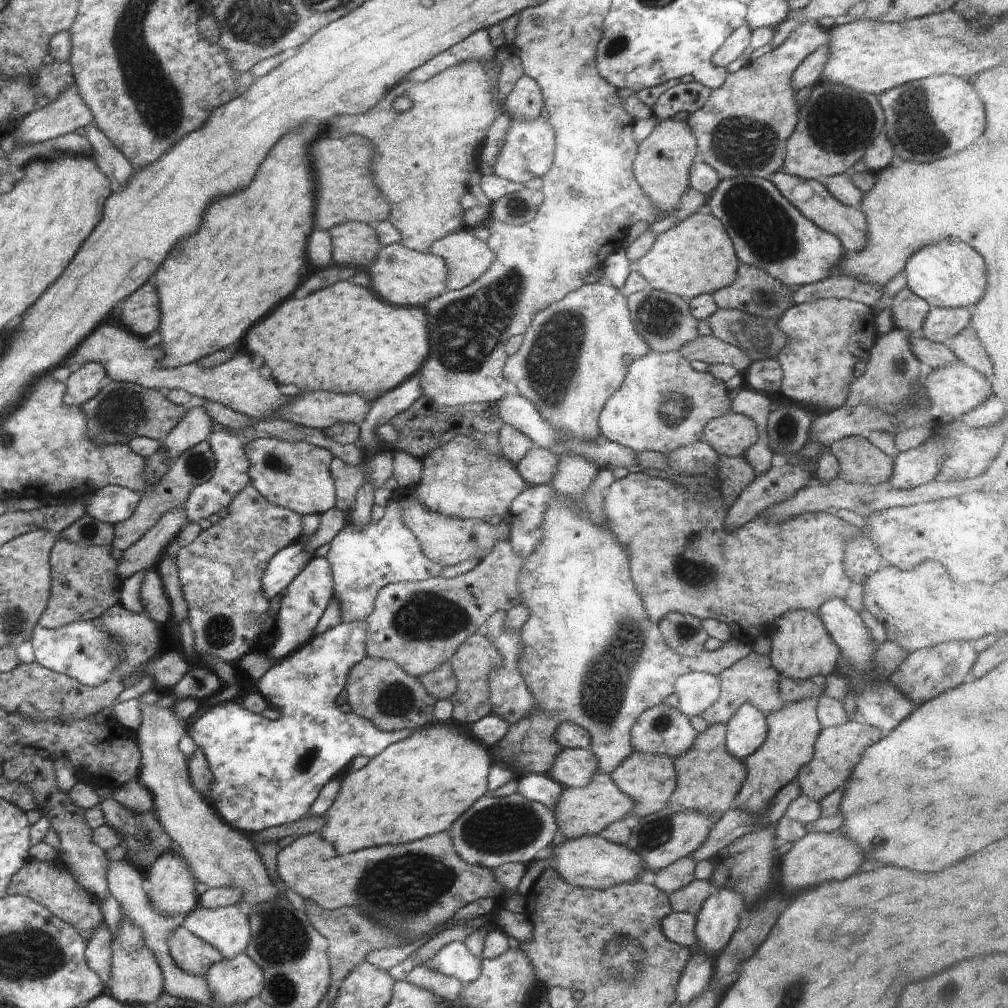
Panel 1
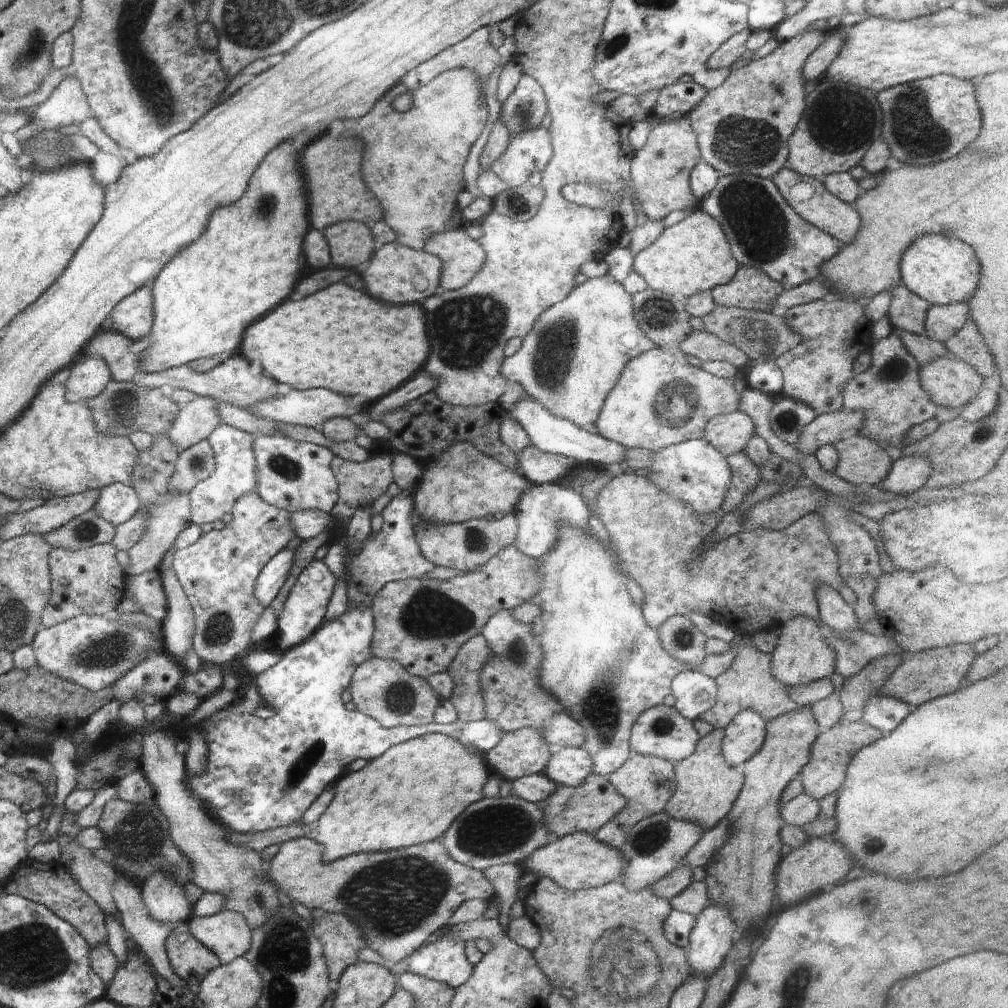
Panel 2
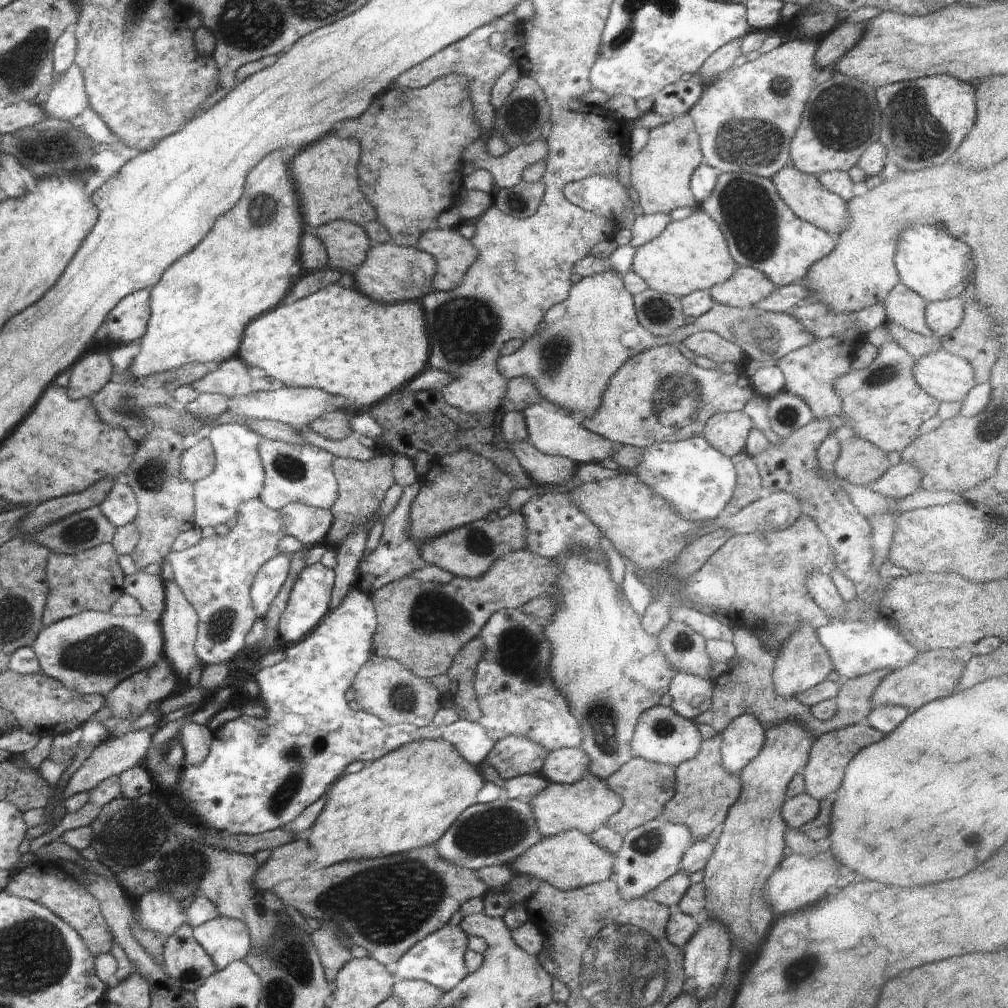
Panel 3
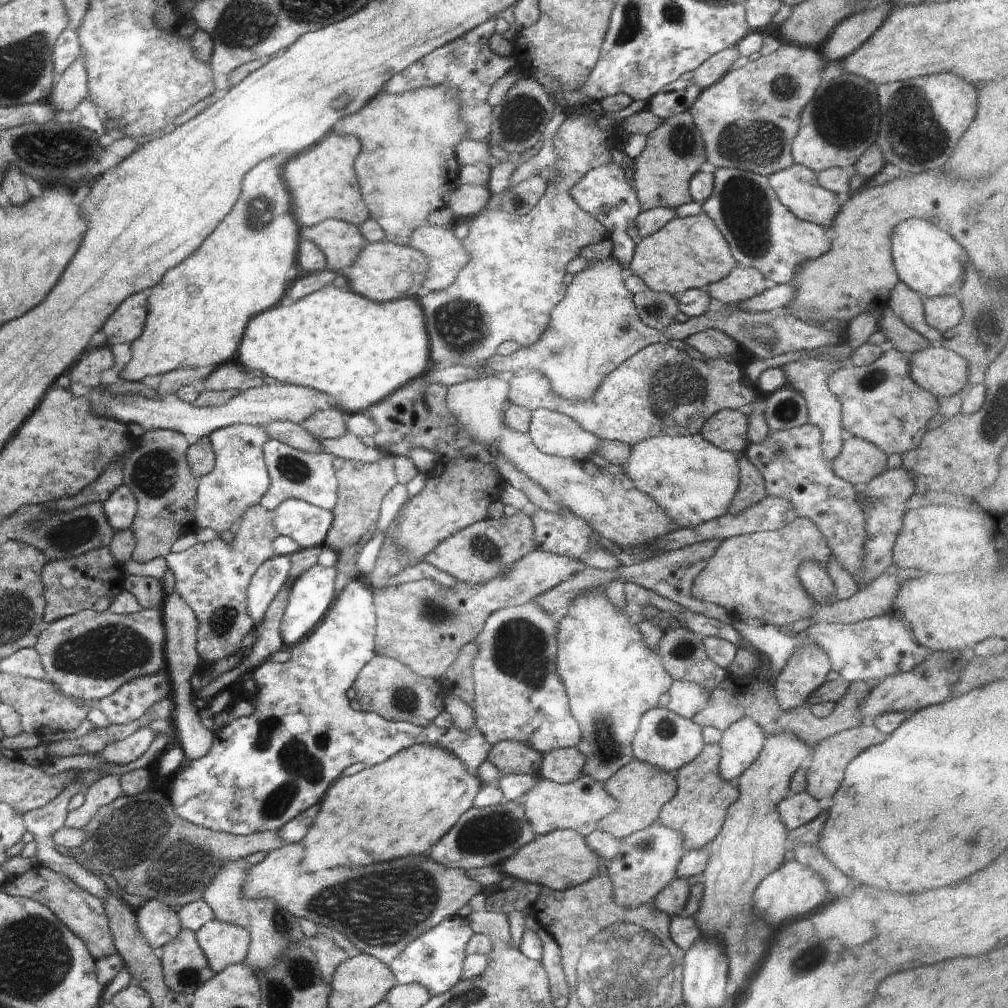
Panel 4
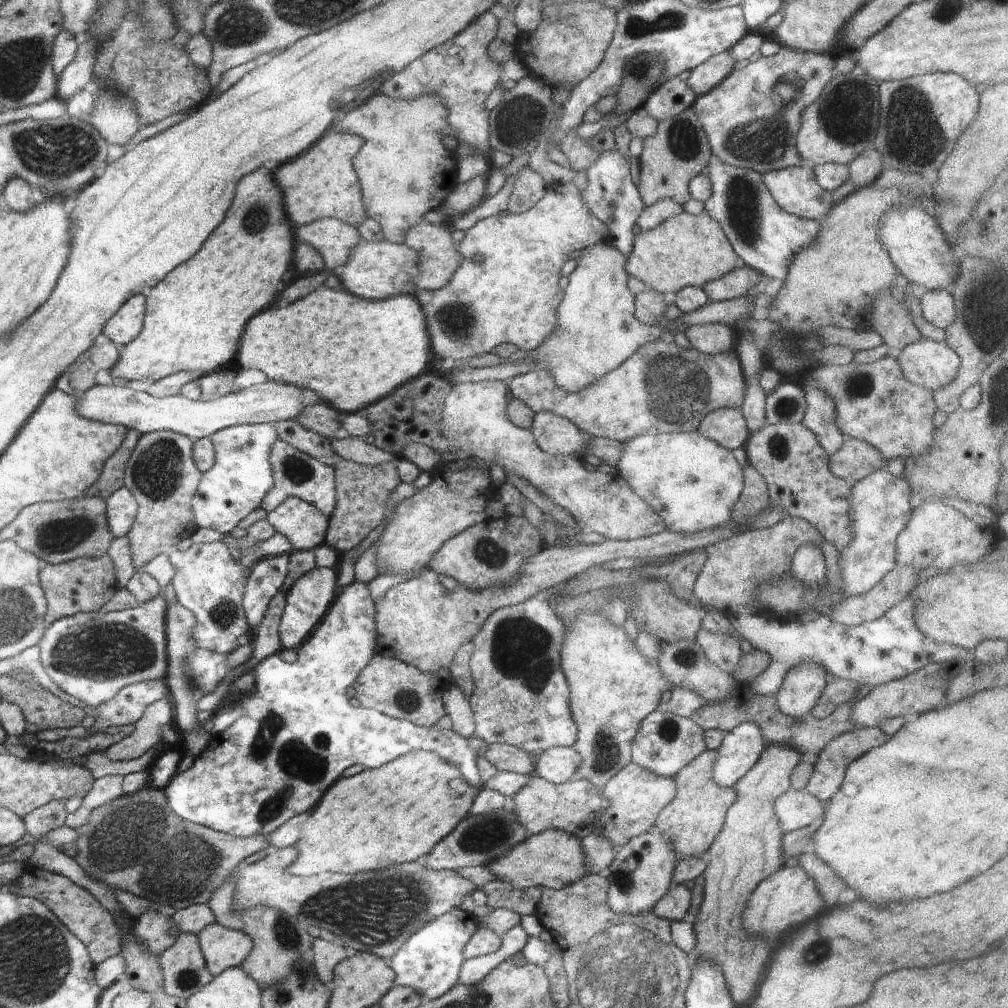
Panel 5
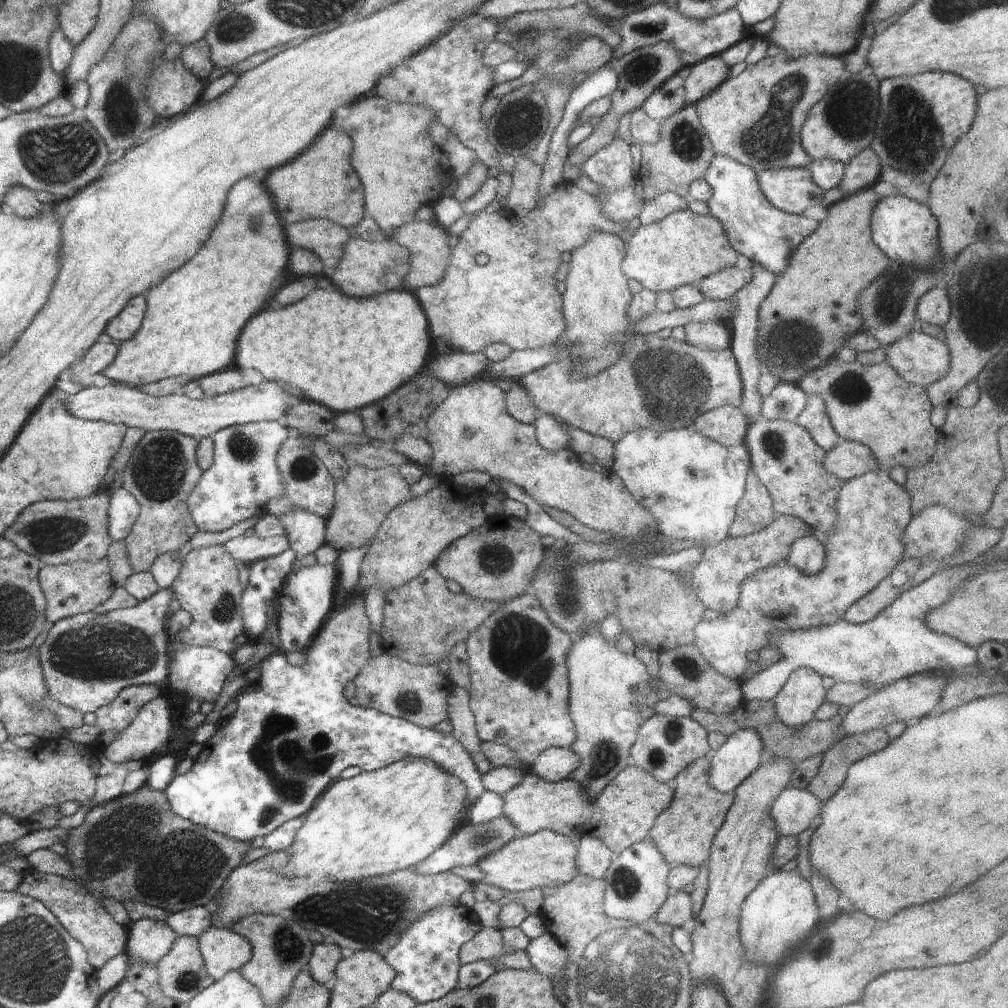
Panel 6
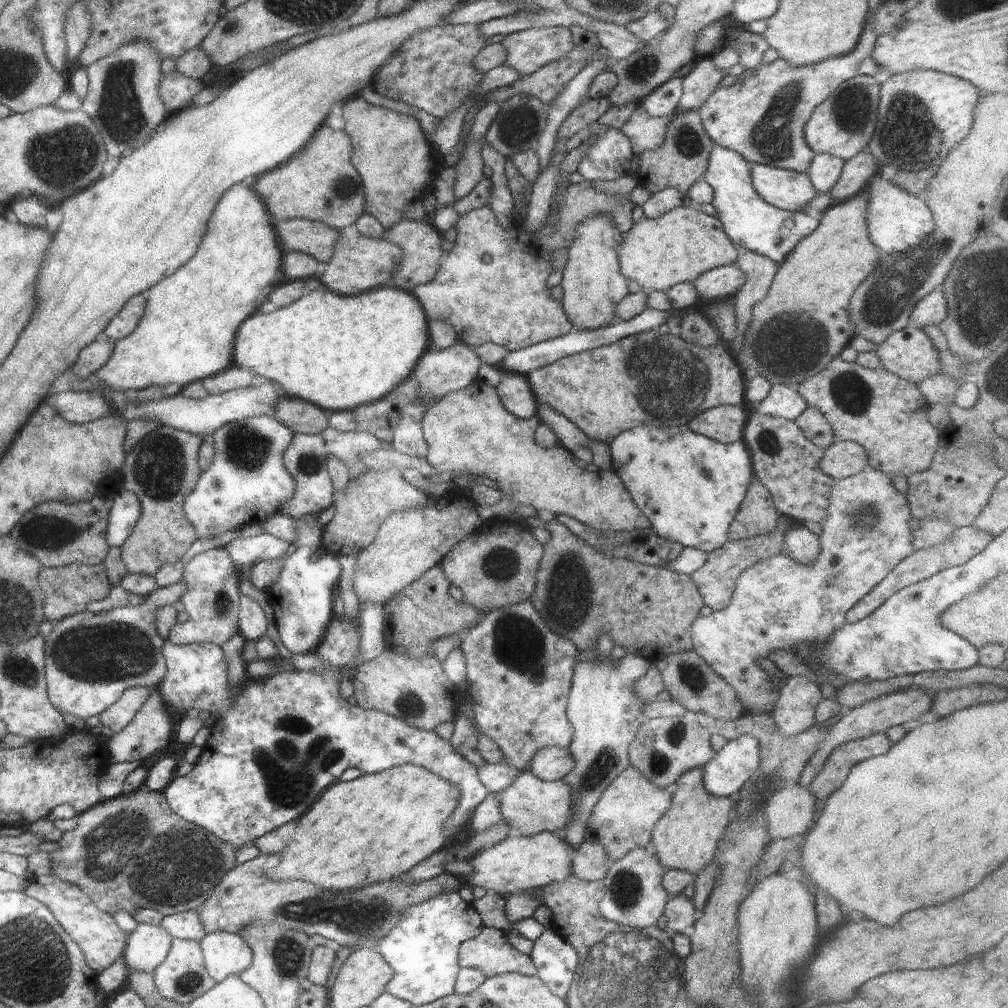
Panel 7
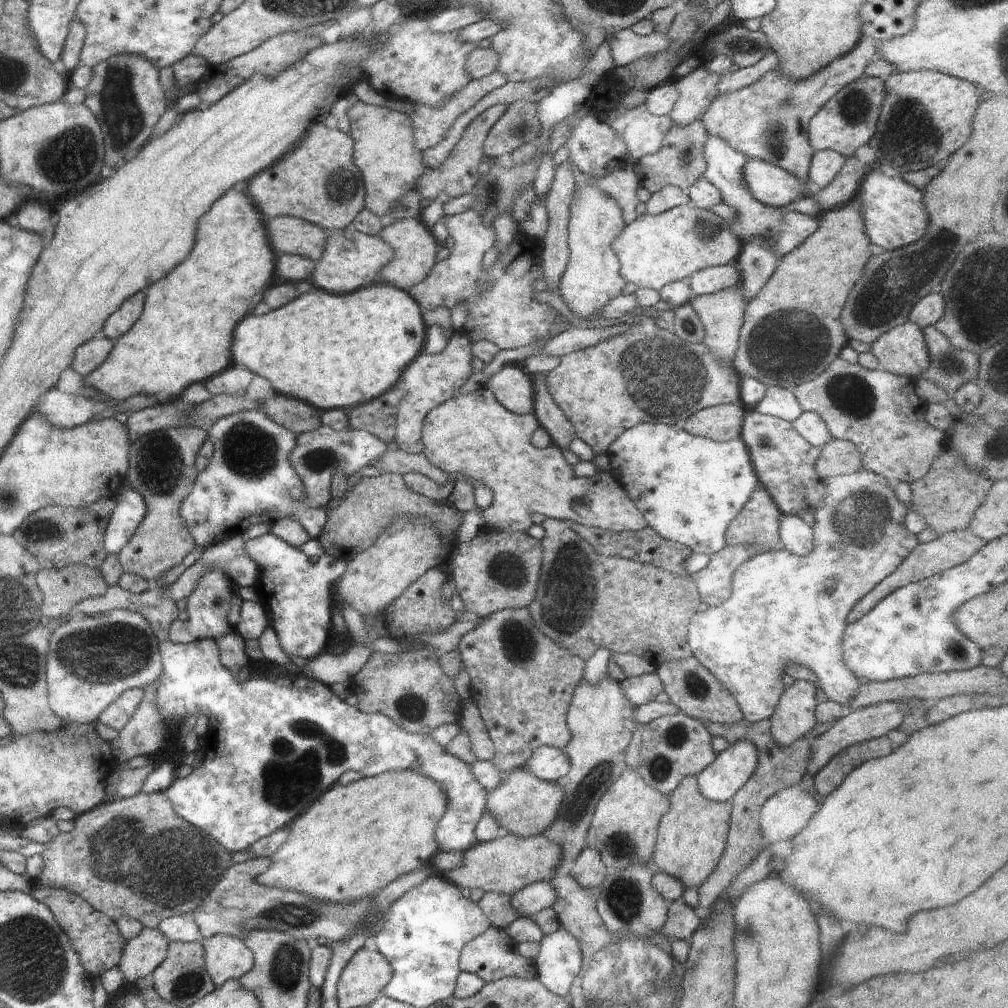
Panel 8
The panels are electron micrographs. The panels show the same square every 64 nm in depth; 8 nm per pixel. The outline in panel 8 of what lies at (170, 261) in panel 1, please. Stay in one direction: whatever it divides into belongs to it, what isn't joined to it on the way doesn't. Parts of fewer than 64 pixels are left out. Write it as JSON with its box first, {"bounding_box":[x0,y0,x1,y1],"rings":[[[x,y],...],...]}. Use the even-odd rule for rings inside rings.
{"bounding_box":[86,190,274,400],"rings":[[[234,190],[226,192],[212,204],[210,212],[198,220],[196,242],[190,256],[174,268],[170,276],[154,282],[154,288],[146,294],[146,316],[134,324],[134,332],[126,332],[122,340],[116,340],[114,356],[110,356],[102,368],[96,368],[90,376],[86,376],[88,386],[100,390],[112,400],[126,400],[138,394],[158,396],[162,392],[178,399],[186,386],[194,382],[204,384],[204,380],[228,368],[234,326],[238,324],[238,318],[242,320],[250,314],[250,310],[254,310],[254,306],[262,300],[274,272],[274,258],[268,248],[269,237],[265,226],[262,226],[264,220],[260,222],[260,214],[252,204],[251,198],[248,200],[242,192]]]}

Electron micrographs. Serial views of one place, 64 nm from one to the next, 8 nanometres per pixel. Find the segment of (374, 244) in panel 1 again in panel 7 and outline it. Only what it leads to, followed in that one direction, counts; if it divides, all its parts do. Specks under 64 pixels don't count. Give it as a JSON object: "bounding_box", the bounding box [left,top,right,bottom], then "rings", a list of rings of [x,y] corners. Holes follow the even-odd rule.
{"bounding_box":[276,220,339,265],"rings":[[[282,220],[276,226],[284,250],[297,251],[312,256],[326,265],[333,256],[339,232],[321,221]]]}

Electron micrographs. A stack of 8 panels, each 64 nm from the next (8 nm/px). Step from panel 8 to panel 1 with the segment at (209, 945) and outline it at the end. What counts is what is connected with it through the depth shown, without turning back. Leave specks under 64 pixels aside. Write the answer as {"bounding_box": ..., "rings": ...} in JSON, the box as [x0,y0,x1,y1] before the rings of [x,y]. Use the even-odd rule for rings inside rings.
{"bounding_box":[183,905,251,960],"rings":[[[197,905],[186,914],[183,925],[228,960],[245,952],[251,939],[246,910],[239,905],[216,908]]]}

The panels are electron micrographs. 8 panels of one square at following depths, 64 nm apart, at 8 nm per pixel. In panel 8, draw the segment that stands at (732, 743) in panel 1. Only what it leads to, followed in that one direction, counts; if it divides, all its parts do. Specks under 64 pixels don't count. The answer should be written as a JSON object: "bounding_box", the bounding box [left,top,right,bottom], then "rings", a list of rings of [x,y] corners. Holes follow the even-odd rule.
{"bounding_box":[697,741,757,801],"rings":[[[749,741],[729,745],[716,760],[697,775],[699,792],[708,801],[731,801],[734,794],[754,775],[757,749]]]}

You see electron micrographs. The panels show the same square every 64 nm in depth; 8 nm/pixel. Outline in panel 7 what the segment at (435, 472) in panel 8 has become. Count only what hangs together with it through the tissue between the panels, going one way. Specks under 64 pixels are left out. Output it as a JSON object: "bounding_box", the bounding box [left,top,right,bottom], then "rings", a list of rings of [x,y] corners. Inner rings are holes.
{"bounding_box":[360,447,434,477],"rings":[[[393,447],[380,448],[375,452],[363,455],[360,461],[372,471],[397,469],[400,472],[404,472],[407,469],[414,468],[424,477],[434,473],[434,468],[427,462],[426,458],[412,457],[411,455],[397,452]]]}

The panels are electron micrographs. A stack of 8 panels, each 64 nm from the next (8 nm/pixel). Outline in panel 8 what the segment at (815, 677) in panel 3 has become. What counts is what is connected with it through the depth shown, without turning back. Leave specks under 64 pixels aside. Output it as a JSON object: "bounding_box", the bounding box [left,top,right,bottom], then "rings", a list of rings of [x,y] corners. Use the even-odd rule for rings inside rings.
{"bounding_box":[771,680,817,747],"rings":[[[795,680],[780,698],[771,723],[771,740],[778,747],[790,747],[800,741],[817,723],[816,686],[804,680]]]}

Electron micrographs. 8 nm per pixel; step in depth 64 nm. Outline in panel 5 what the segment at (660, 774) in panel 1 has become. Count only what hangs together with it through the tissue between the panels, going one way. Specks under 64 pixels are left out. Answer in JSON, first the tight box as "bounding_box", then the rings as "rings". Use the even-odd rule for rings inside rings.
{"bounding_box":[590,761,676,848],"rings":[[[633,761],[599,789],[602,798],[607,800],[608,806],[590,826],[590,833],[604,836],[615,848],[630,842],[634,836],[640,836],[653,829],[658,813],[676,796],[676,784],[673,777],[660,778],[648,768],[642,768]]]}

